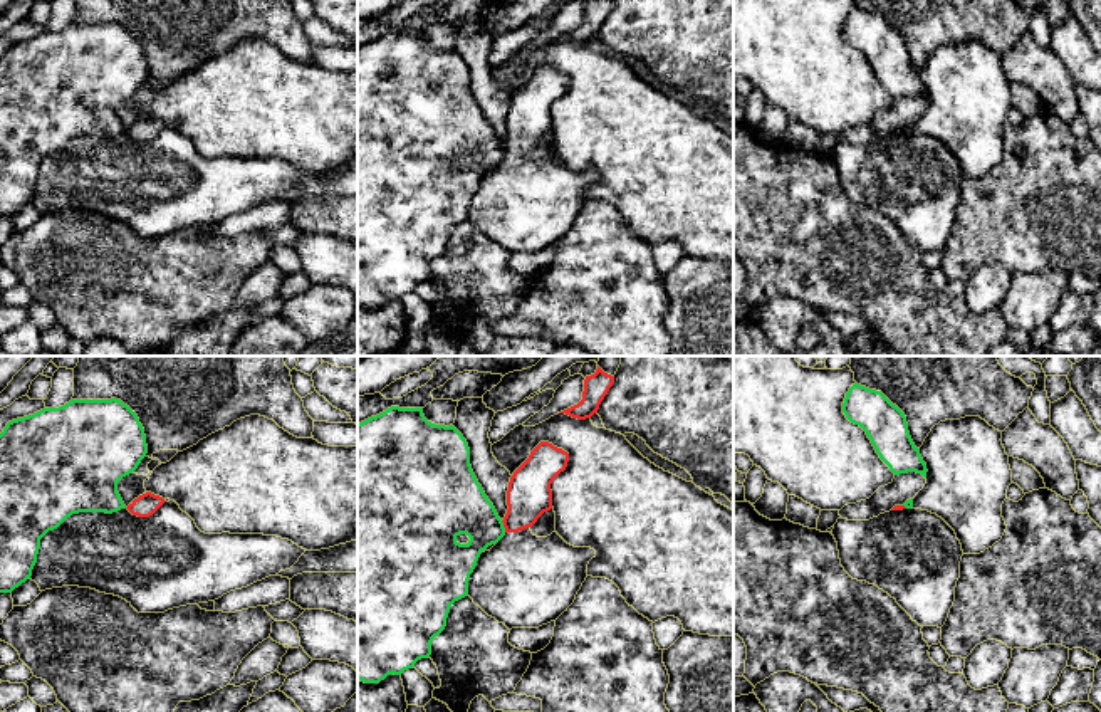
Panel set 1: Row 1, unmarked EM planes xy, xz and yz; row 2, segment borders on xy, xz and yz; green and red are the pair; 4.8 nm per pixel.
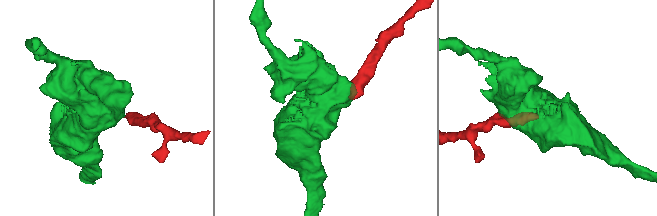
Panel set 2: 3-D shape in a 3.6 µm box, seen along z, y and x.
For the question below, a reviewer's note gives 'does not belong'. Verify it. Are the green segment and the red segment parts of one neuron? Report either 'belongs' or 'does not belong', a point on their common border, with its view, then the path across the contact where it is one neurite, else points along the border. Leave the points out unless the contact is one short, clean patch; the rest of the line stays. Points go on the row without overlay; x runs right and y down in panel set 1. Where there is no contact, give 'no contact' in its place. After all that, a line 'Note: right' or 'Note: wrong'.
does not belong; contact xz (502, 150); border xz (500, 145), (506, 155)
Note: right

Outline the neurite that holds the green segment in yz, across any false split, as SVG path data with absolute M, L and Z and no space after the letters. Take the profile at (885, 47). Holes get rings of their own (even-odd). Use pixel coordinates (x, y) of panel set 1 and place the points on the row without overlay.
M854 7L846 17L843 37L866 55L895 99L916 96L926 102L926 87L910 60L905 37L881 15Z

